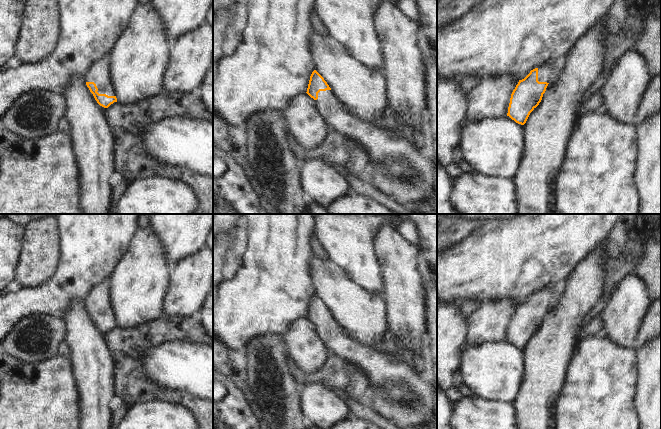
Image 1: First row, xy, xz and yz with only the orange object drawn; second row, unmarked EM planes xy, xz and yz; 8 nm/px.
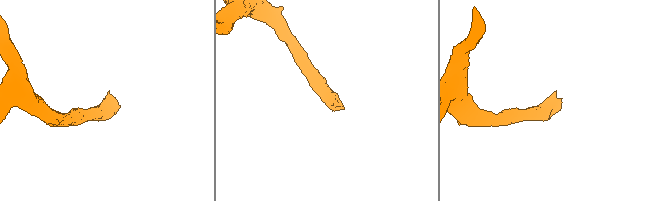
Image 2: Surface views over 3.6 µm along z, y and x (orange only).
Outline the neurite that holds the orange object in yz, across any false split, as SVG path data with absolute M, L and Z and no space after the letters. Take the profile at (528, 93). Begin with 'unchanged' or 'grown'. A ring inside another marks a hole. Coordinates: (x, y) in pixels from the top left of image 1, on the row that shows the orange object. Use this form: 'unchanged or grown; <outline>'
grown; M566 55L549 60L519 80L511 94L507 116L524 125L530 113L541 102L548 84L558 80L565 62Z

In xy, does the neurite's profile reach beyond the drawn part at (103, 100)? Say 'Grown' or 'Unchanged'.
Grown

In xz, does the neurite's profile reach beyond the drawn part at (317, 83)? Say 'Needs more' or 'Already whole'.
Needs more

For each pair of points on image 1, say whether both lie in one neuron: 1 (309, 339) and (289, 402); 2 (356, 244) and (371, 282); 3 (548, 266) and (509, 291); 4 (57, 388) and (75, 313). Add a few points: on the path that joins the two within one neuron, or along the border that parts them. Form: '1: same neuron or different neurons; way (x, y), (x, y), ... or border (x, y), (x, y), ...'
1: different neurons; border (290, 366), (293, 368)
2: same neuron; way (356, 253), (356, 257), (365, 273)
3: same neuron; way (538, 266), (534, 266), (519, 281)
4: different neurons; border (69, 359), (72, 371)

